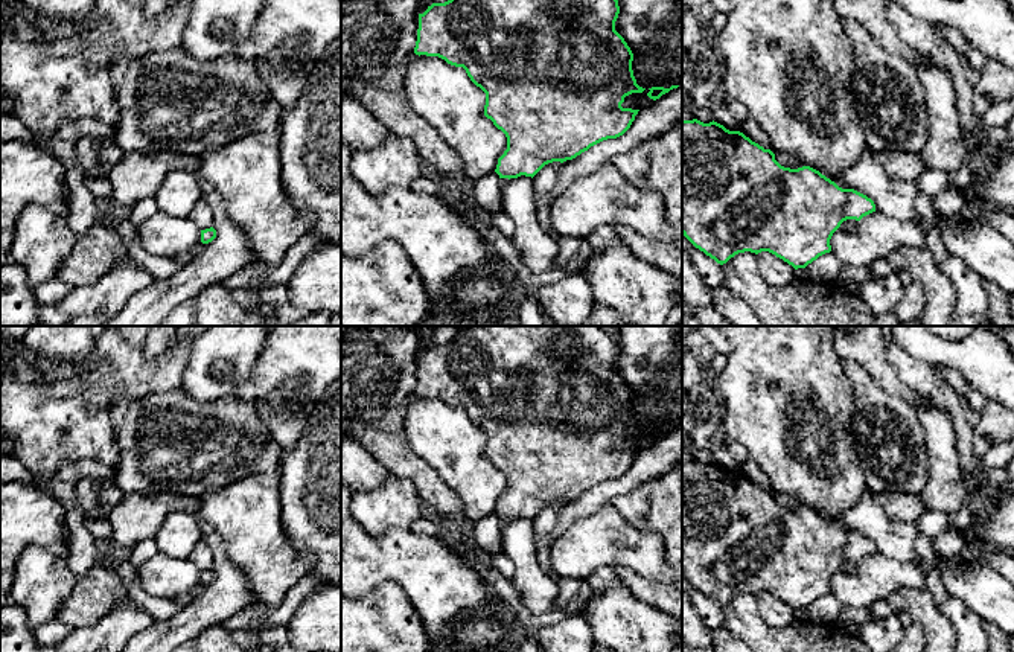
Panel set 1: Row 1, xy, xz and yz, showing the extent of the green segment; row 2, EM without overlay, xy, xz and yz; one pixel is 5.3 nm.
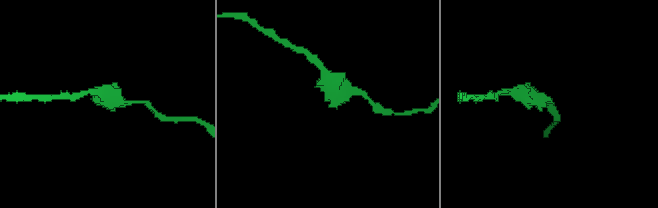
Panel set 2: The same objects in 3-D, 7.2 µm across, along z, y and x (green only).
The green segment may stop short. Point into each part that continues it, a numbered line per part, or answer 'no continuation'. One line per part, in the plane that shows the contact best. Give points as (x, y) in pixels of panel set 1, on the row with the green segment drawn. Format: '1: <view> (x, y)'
no continuation

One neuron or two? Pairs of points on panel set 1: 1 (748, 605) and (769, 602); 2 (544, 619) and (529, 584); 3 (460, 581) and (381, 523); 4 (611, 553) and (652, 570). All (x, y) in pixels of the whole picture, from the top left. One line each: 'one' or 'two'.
1: two
2: two
3: two
4: one

